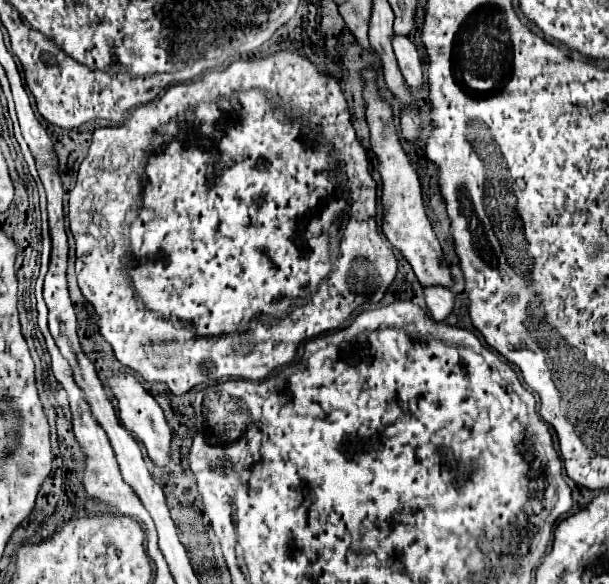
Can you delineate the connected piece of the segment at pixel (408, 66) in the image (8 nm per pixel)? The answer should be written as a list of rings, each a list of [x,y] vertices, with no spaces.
[[[392,34],[392,48],[398,60],[398,66],[402,70],[402,76],[410,88],[422,86],[422,68],[420,68],[420,56],[416,46],[408,36]]]

